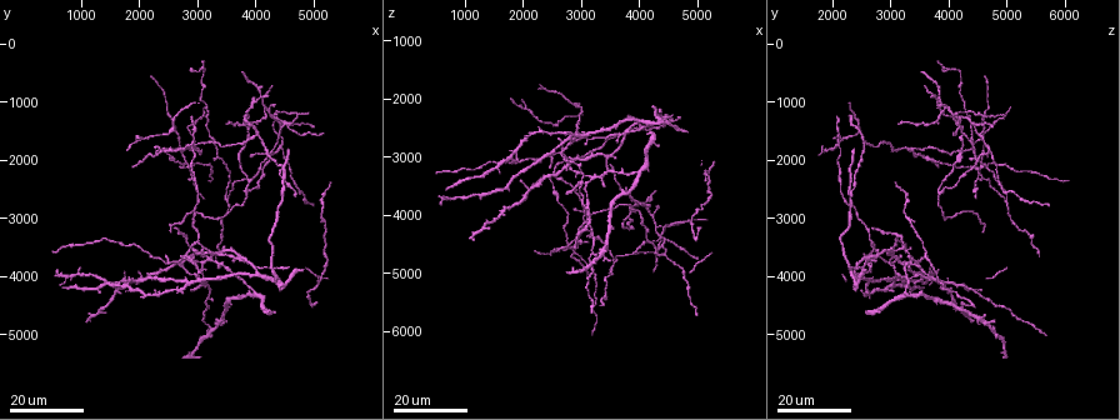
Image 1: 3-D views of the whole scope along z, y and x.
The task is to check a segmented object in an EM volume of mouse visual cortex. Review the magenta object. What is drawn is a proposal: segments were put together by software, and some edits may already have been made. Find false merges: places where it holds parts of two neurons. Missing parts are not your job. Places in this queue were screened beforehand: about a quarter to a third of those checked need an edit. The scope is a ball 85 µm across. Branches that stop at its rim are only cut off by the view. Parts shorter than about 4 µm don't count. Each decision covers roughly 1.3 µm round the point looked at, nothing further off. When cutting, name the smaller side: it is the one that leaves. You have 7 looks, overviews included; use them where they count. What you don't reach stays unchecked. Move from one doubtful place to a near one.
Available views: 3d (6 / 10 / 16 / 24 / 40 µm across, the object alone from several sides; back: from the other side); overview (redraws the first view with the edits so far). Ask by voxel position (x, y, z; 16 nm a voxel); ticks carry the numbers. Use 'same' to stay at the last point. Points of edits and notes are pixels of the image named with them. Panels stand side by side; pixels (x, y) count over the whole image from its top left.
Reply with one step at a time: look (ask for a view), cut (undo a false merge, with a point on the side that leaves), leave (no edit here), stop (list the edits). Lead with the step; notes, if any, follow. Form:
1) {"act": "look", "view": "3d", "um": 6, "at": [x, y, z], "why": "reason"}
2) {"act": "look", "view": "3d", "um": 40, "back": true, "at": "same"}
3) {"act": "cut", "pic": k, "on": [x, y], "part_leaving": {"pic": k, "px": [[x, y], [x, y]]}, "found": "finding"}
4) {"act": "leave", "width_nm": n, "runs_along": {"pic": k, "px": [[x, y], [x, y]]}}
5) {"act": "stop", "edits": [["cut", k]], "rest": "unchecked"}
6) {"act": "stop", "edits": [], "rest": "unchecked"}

{"act": "look", "view": "3d", "um": 16, "at": [4300, 1950, 4600], "why": "thin arm on a thick one"}

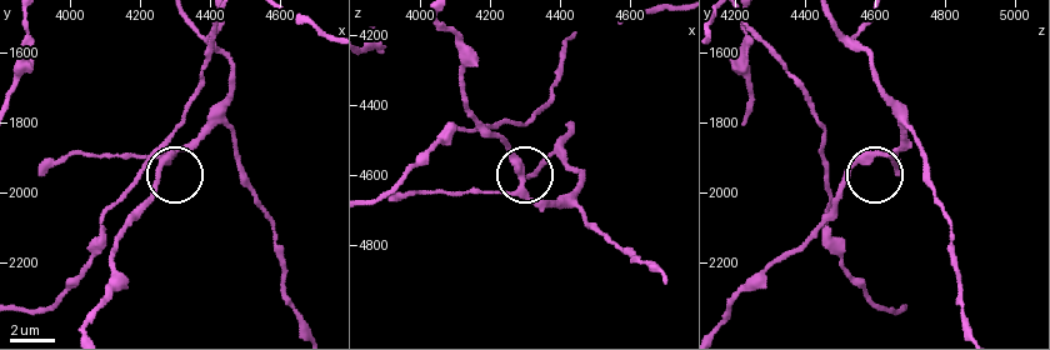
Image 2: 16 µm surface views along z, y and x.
{"act": "look", "view": "3d", "um": 6, "at": [4290, 1890, 4640], "why": "closer look"}

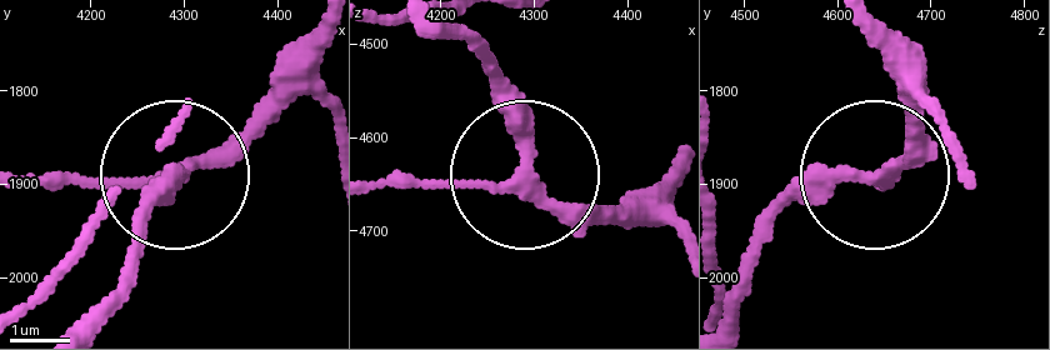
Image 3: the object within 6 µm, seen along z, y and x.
{"act": "leave", "width_nm": 240, "runs_along": {"pic": 3, "px": [[321, 49], [221, 149], [131, 184], [28, 184]]}, "found": "one neuron here"}

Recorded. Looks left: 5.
{"act": "look", "view": "3d", "um": 24, "at": [2950, 3400, 2650], "why": "branch point"}

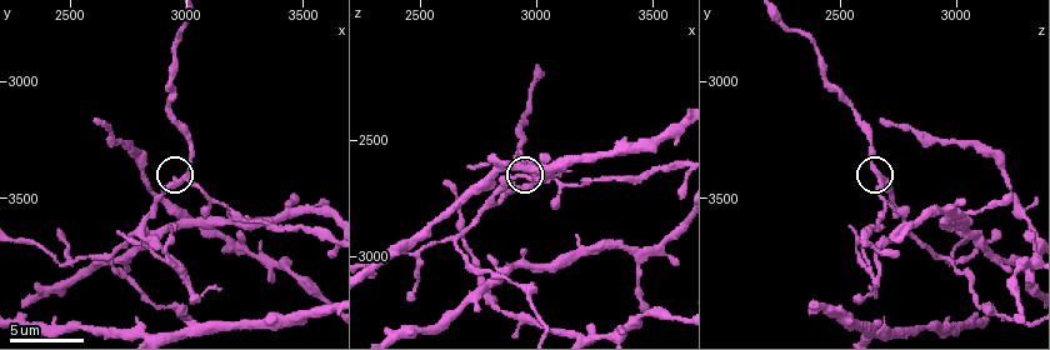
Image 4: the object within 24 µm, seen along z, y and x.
{"act": "look", "view": "3d", "um": 10, "at": [3010, 3390, 2650]}

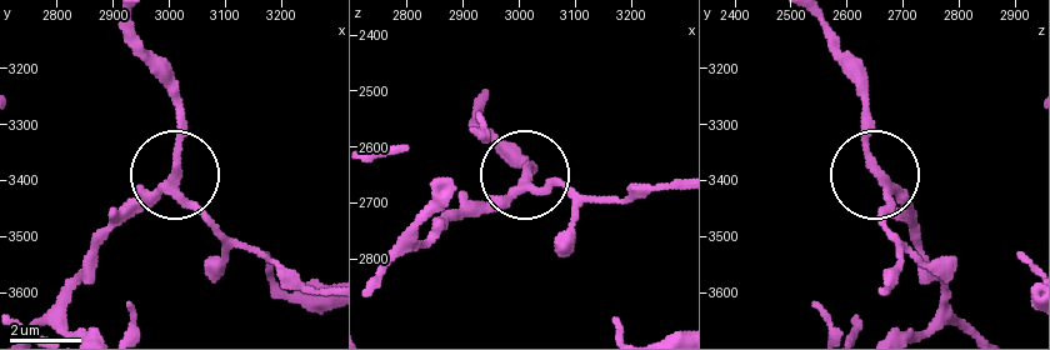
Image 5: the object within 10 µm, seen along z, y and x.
{"act": "leave", "side_arm_um": 72, "runs_along": {"pic": 5, "px": [[328, 290], [283, 278], [194, 209], [175, 174], [175, 86]]}, "found": "one neuron here"}

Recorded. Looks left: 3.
{"act": "look", "view": "3d", "um": 16, "at": [3800, 2550, 3850], "why": "a fork"}

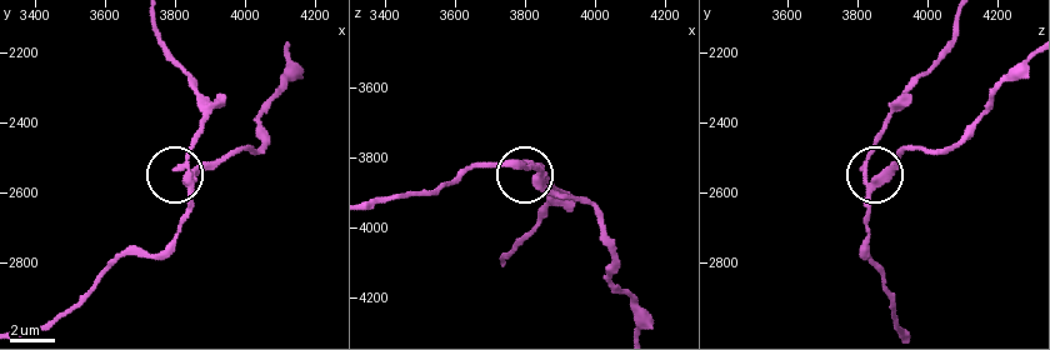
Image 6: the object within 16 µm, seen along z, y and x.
{"act": "look", "view": "3d", "um": 6, "at": [3840, 2580, 3830]}

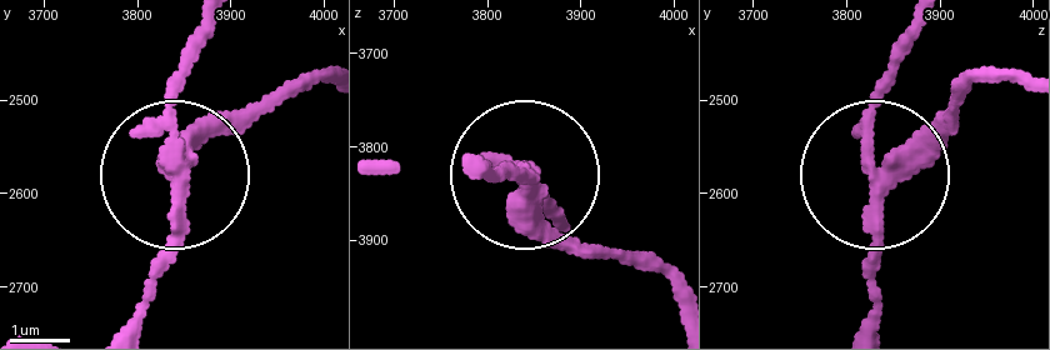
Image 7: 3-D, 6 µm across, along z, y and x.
{"act": "cut", "pic": 7, "on": [153, 268], "width_nm": 300, "part_leaving": {"pic": 7, "px": [[179, 178], [179, 63], [193, 33]]}, "found": "two neurons meet here"}

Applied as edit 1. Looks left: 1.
{"act": "stop", "edits": [["cut", 7]], "rest": "unchecked"}

